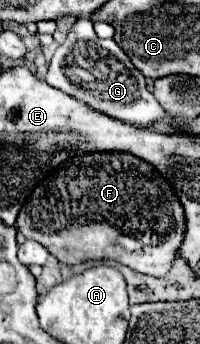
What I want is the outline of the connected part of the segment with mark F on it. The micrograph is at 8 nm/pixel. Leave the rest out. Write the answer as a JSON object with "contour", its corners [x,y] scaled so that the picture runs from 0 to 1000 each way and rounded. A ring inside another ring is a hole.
{"contour":[[[460,442],[350,459],[290,483],[280,500],[240,506],[240,517],[220,517],[170,547],[110,599],[80,657],[130,692],[200,703],[310,767],[370,773],[430,756],[580,756],[680,791],[810,802],[830,785],[850,785],[900,721],[920,680],[920,622],[850,535],[800,517],[750,477],[650,459],[640,448]]]}

